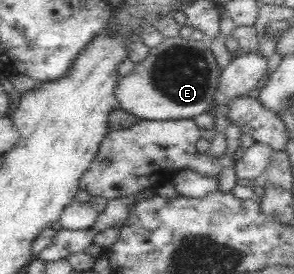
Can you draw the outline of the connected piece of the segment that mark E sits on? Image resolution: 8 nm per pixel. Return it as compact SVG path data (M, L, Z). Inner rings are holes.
M180 35L165 38L129 75L119 78L114 90L119 108L148 121L185 120L203 114L222 73L209 46L208 40L188 40Z

